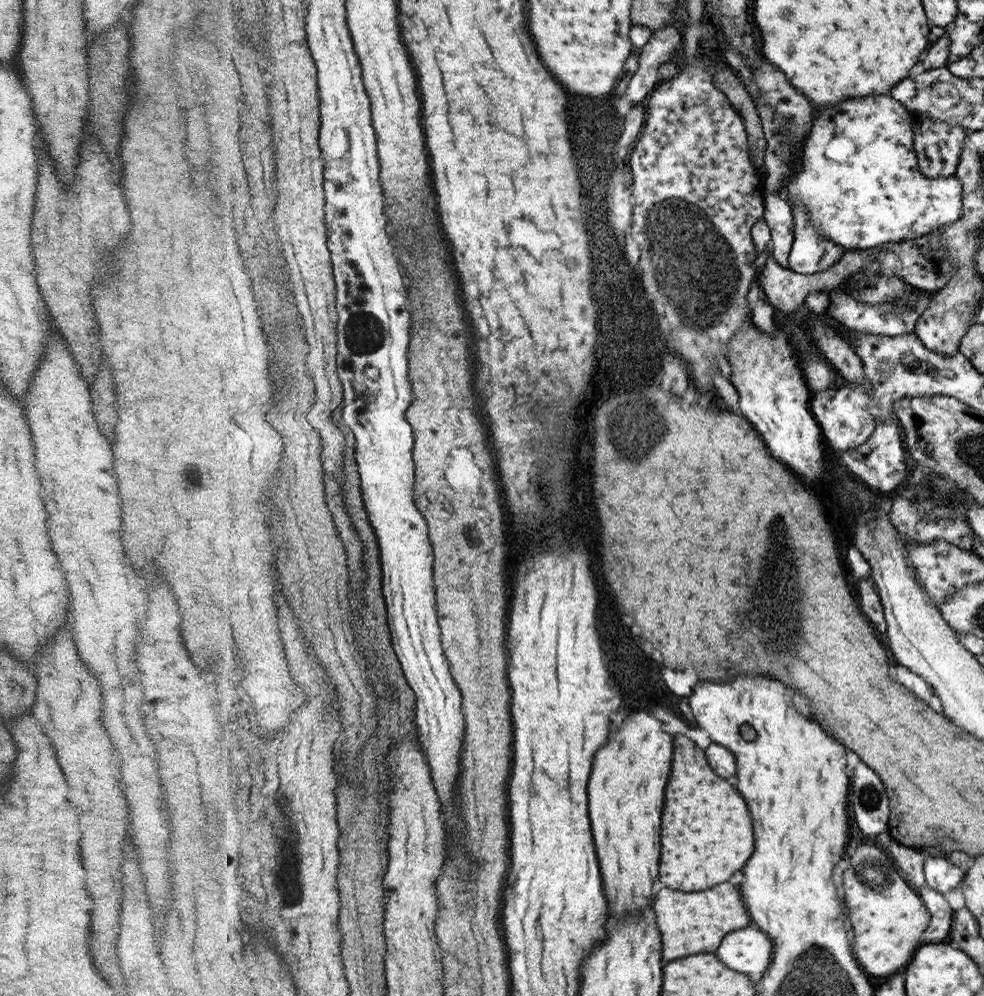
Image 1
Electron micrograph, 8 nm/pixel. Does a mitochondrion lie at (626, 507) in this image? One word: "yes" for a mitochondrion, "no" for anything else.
no

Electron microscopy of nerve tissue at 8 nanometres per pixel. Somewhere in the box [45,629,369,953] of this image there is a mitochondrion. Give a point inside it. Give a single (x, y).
(288, 879)

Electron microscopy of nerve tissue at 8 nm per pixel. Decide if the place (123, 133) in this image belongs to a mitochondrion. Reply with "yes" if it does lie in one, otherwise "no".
no

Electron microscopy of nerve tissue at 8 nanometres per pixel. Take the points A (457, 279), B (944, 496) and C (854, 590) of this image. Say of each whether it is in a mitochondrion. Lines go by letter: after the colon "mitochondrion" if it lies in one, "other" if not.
A: other
B: mitochondrion
C: other

